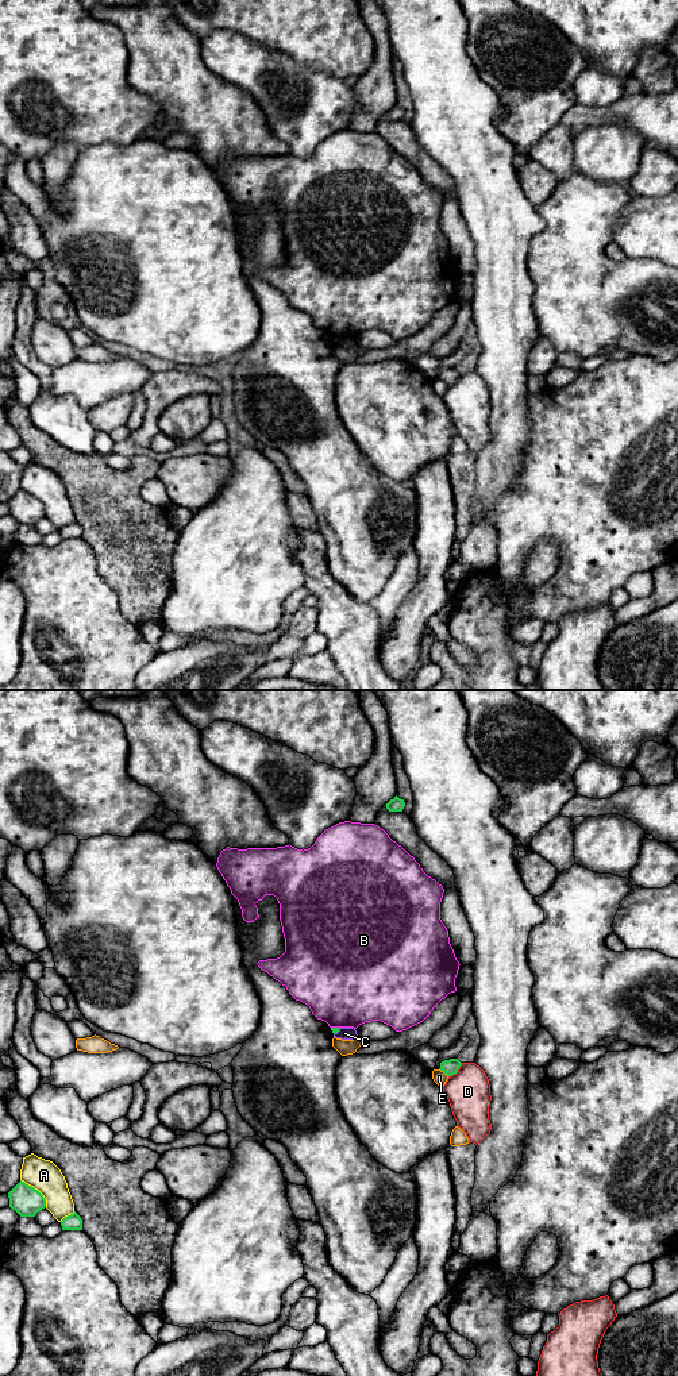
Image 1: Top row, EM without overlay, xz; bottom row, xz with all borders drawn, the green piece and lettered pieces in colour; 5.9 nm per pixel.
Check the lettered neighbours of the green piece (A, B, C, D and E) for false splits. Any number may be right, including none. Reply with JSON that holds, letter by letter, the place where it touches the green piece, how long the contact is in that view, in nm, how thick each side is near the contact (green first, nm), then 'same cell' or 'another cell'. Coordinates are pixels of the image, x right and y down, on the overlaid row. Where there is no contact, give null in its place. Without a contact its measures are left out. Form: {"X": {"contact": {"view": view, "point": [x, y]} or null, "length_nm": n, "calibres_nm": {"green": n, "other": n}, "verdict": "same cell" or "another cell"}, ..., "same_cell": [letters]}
{"A": {"contact": {"view": "xz", "point": [37, 1190]}, "length_nm": 220, "calibres_nm": {"green": 180, "other": 190}, "verdict": "another cell"}, "B": {"contact": {"view": "xz", "point": [335, 1028]}, "length_nm": 60, "calibres_nm": {"green": 30, "other": 480}, "verdict": "another cell"}, "C": {"contact": {"view": "xz", "point": [336, 1032]}, "length_nm": 60, "calibres_nm": {"green": 30, "other": 80}, "verdict": "another cell"}, "D": {"contact": {"view": "xz", "point": [457, 1071]}, "length_nm": 120, "calibres_nm": {"green": 90, "other": 260}, "verdict": "another cell"}, "E": {"contact": {"view": "xz", "point": [443, 1071]}, "length_nm": 80, "calibres_nm": {"green": 90, "other": 80}, "verdict": "another cell"}, "same_cell": []}

